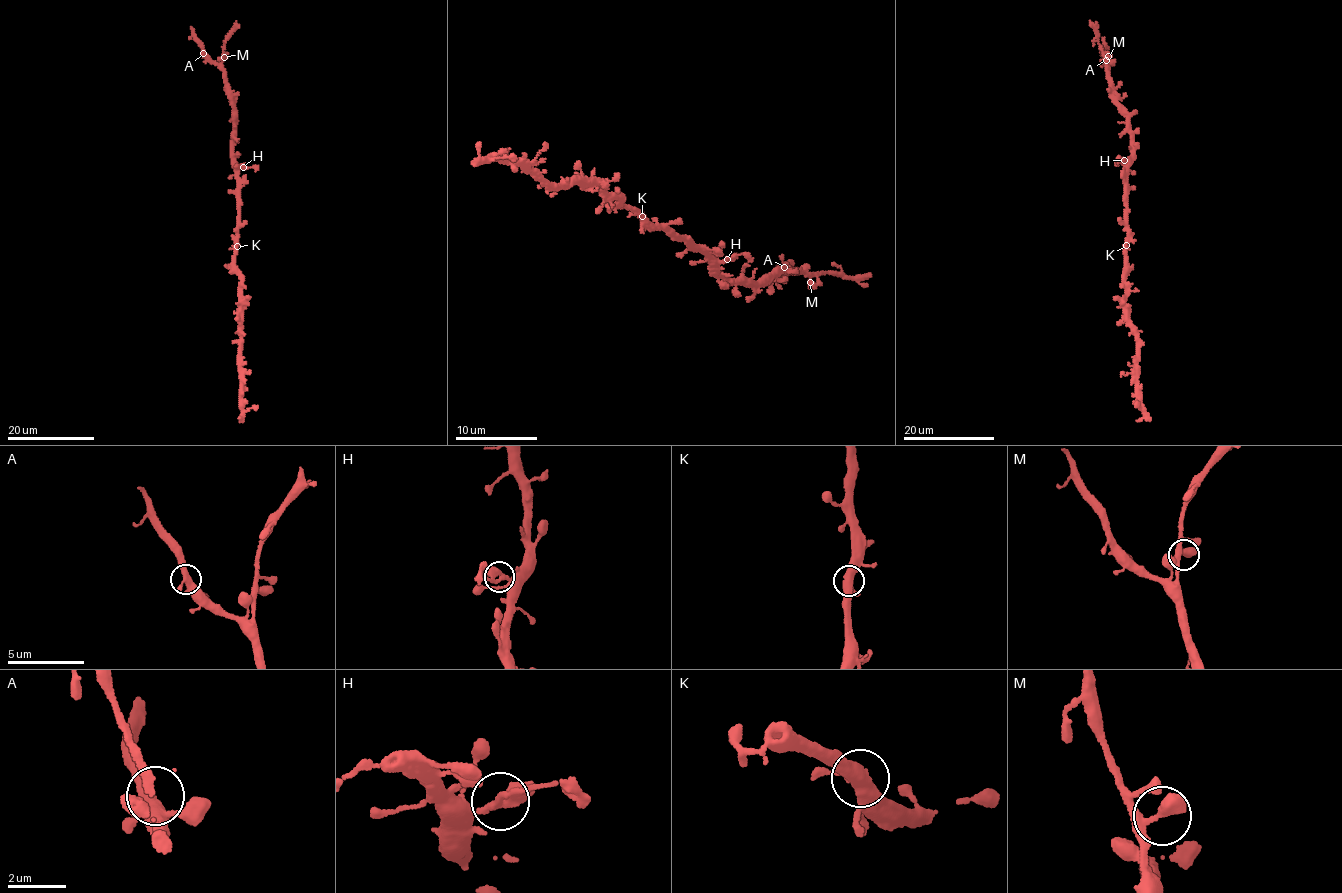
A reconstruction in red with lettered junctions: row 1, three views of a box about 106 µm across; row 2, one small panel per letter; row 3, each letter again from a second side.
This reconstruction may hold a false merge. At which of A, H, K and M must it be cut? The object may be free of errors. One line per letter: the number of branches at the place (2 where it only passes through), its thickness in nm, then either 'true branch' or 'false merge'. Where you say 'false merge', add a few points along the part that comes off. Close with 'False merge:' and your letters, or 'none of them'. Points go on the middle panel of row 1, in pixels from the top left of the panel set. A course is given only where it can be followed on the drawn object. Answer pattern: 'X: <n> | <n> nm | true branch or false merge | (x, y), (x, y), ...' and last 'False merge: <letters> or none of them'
A: 3 | 340 nm | true branch
H: 3 | 340 nm | false merge | (728, 260), (729, 256), (747, 255), (744, 253)
K: 3 | 360 nm | true branch
M: 3 | 340 nm | true branch
False merge: H

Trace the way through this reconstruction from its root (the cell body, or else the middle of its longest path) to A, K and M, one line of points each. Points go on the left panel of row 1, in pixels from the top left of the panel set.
A: (237, 219), (234, 107), (224, 71), (203, 53)
K: (237, 219), (237, 246)
M: (237, 219), (234, 107), (225, 78), (224, 57)

